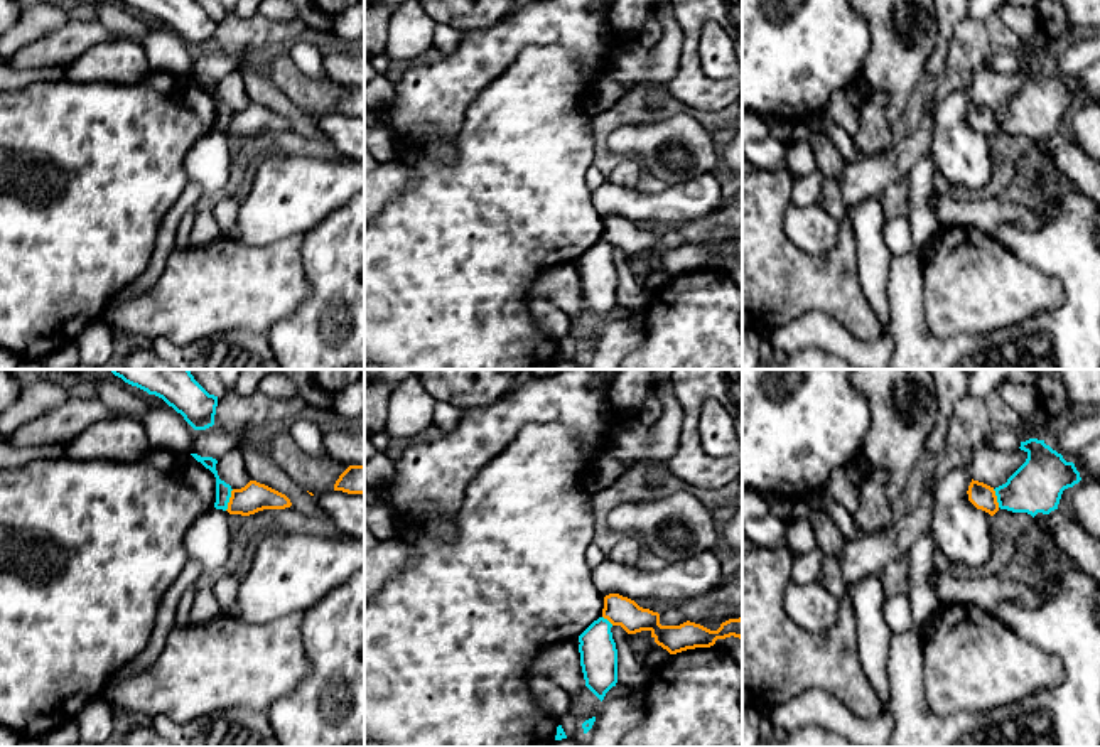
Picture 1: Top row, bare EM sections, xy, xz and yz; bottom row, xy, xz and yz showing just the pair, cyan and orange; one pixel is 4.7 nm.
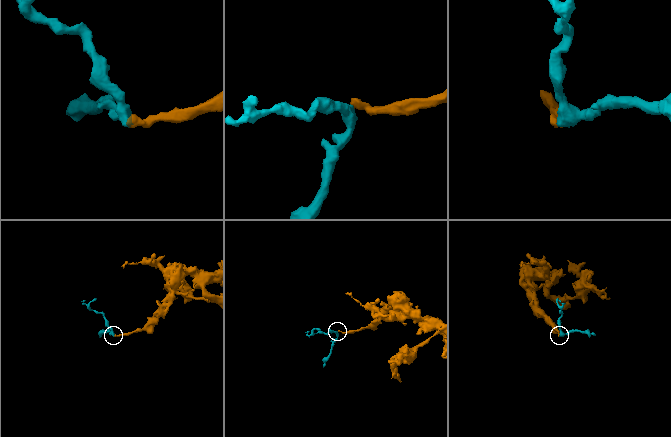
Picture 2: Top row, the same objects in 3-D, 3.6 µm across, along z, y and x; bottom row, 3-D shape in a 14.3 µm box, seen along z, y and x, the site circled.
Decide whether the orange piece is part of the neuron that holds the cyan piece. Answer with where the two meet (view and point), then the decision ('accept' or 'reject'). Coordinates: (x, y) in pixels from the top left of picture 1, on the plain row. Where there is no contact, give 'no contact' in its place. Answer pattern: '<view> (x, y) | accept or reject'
xy (228, 122) | reject

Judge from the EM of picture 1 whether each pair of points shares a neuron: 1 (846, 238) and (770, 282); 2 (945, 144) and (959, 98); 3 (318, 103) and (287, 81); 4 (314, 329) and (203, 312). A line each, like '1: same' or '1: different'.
1: same
2: same
3: same
4: different

